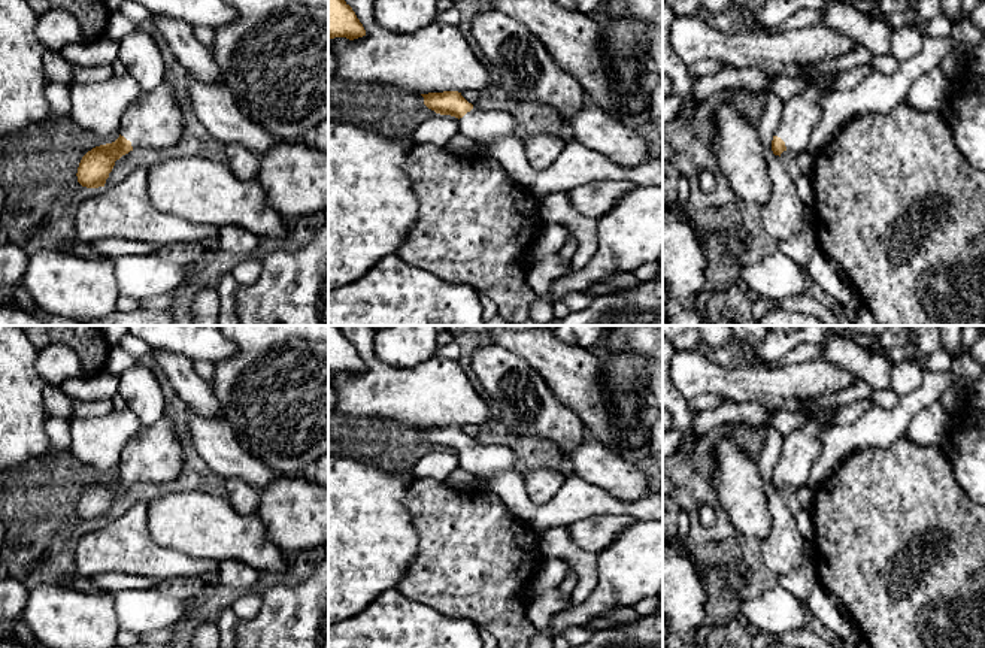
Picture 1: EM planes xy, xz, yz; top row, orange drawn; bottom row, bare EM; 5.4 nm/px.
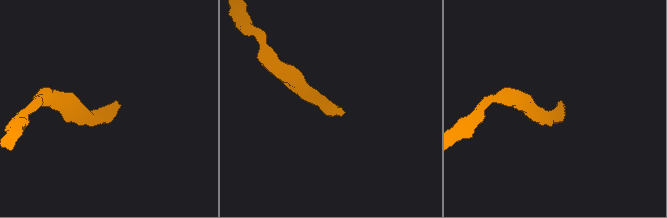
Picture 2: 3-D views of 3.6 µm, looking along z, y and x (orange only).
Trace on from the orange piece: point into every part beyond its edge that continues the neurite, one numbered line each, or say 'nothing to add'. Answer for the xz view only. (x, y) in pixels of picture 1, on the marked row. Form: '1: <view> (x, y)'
1: xz (482, 127)

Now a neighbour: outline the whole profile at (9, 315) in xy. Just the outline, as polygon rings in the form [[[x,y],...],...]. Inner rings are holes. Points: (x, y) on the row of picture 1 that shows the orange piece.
[[[15,305],[0,306],[0,325],[48,325]]]

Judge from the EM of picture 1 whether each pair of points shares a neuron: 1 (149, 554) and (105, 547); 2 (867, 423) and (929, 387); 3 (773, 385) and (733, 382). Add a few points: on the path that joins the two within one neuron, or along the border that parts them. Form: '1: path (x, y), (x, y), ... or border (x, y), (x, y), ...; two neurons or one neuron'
1: path (139, 554), (129, 547), (115, 547); one neuron
2: path (882, 423), (893, 423), (914, 402); one neuron
3: path (763, 385), (743, 384); one neuron

